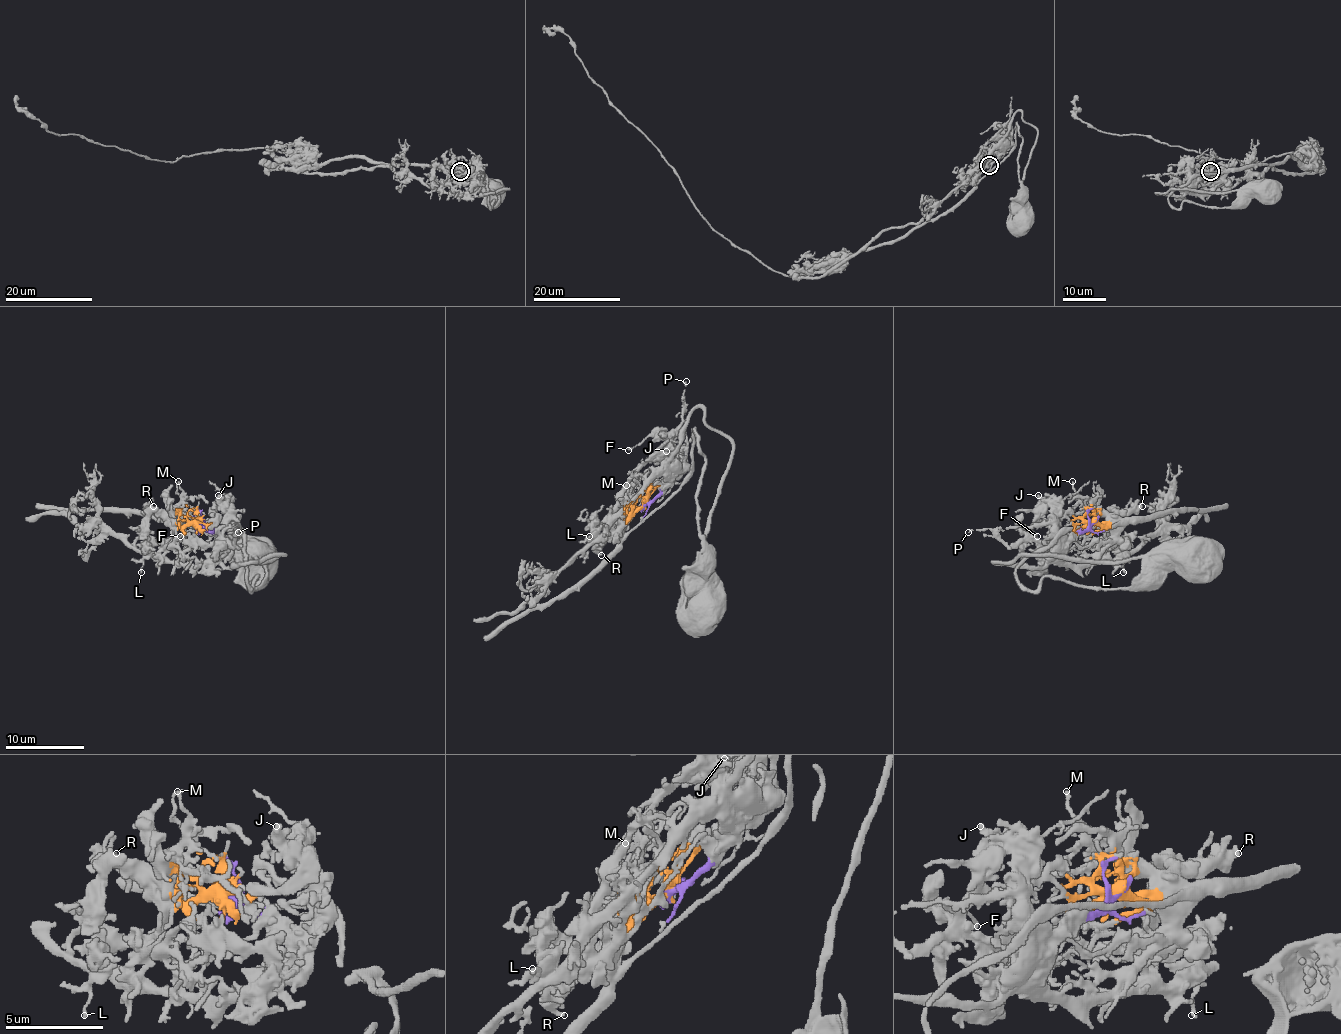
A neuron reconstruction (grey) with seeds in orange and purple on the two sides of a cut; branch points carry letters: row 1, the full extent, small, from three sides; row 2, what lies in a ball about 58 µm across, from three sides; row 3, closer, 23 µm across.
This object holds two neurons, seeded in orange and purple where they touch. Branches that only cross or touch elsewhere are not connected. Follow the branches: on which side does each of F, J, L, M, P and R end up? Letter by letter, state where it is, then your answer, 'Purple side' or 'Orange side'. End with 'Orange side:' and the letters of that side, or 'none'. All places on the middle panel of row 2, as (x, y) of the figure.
F: Place: (628, 450). Purple side
J: Place: (666, 451). Purple side
L: Place: (589, 536). Orange side
M: Place: (626, 485). Orange side
P: Place: (686, 381). Purple side
R: Place: (601, 555). Orange side
Orange side: L, M, R

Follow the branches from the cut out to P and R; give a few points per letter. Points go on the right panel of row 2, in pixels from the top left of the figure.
P: (1092, 523), (1053, 554), (1003, 544), (988, 529), (968, 532)
R: (1092, 523), (1112, 525), (1142, 507)

